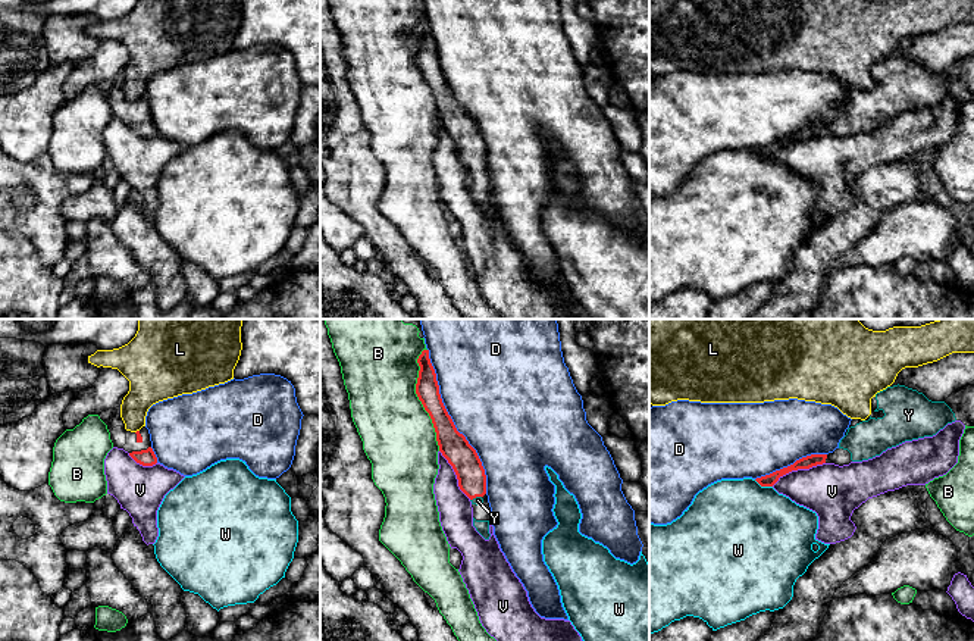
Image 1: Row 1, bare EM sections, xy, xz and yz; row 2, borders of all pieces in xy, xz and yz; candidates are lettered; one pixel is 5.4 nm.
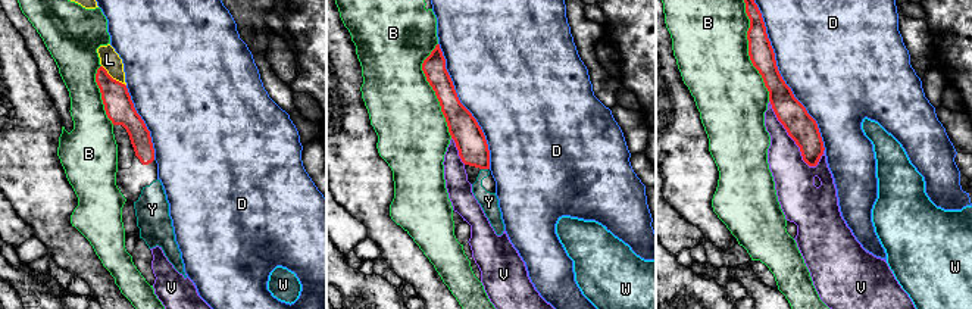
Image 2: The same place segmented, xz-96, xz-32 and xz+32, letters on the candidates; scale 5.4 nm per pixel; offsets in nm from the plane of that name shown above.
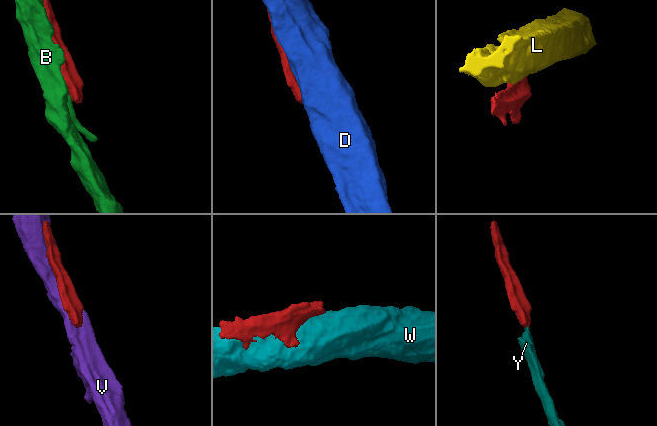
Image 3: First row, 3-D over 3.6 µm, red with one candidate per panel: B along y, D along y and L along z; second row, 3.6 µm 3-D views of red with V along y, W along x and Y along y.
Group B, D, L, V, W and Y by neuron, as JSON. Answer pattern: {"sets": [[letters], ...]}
{"sets": [["B"], ["D"], ["L"], ["V"], ["W"], ["Y"]]}

